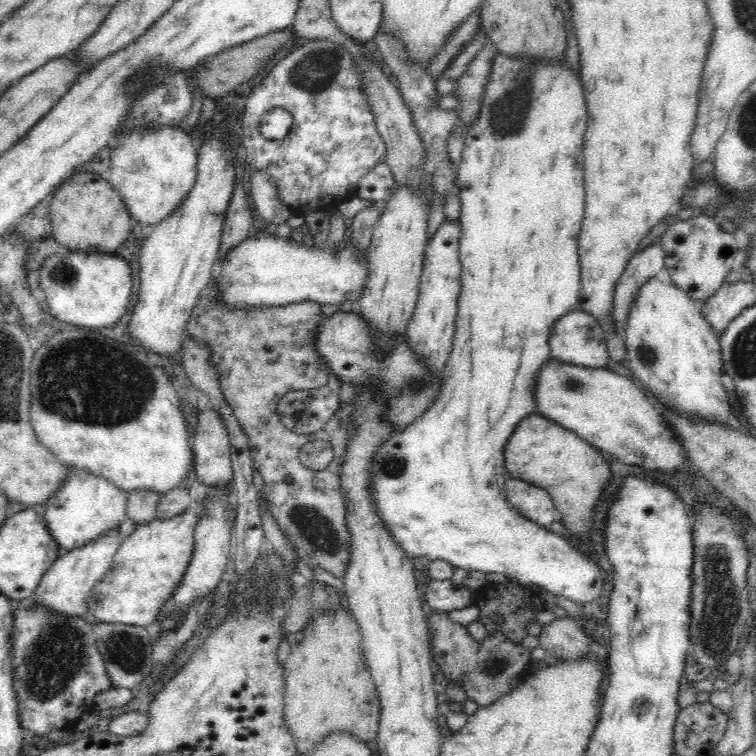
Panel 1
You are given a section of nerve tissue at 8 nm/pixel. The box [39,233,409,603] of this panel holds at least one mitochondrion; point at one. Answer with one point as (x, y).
(312, 526)

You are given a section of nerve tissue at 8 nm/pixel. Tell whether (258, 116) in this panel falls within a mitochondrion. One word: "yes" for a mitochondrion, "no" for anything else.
no

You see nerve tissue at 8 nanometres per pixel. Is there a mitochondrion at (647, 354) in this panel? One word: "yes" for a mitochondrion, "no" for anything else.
yes

